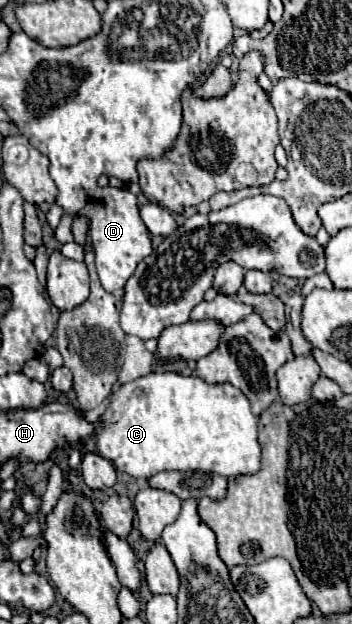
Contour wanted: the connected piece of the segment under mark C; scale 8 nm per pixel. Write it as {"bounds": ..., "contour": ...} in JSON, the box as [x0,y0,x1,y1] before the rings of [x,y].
{"bounds":[95,372,261,478],"contour":[[[151,372],[133,382],[125,382],[111,394],[105,412],[101,414],[101,428],[95,434],[97,454],[111,460],[117,470],[145,478],[165,472],[215,472],[225,478],[239,474],[255,474],[259,470],[261,448],[257,442],[257,418],[251,414],[245,394],[231,384],[205,384],[199,376],[181,376],[175,372]]]}

